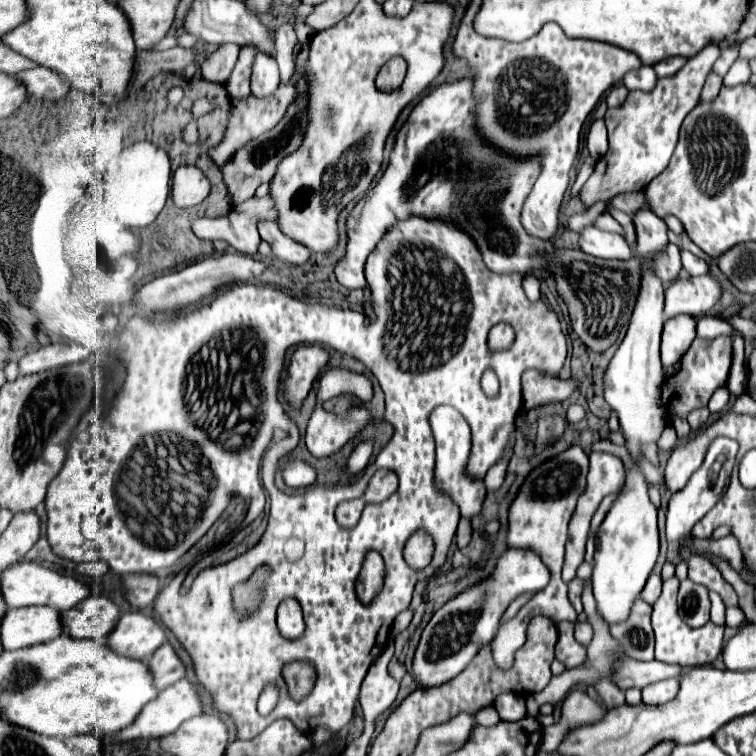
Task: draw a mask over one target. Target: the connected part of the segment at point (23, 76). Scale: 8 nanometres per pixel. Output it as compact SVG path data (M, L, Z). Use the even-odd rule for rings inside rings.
M35 66L27 72L13 74L13 78L17 78L17 82L21 82L25 86L29 96L35 96L41 100L59 100L69 90L67 82L59 74L55 74L43 66Z

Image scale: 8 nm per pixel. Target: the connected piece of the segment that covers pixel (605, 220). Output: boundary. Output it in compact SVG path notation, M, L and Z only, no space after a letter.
M601 214L595 222L593 222L595 228L601 228L601 230L609 230L609 232L621 232L621 226L611 218L611 214Z

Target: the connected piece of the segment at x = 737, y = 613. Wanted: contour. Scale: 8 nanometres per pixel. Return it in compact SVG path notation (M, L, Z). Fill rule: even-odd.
M727 606L727 626L729 628L737 628L741 626L741 622L745 620L745 614L739 606Z

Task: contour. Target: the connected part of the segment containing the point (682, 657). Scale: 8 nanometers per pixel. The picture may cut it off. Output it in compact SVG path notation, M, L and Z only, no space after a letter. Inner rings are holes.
M677 576L663 580L663 592L659 600L653 604L653 630L655 630L655 658L667 664L681 664L681 666L707 666L711 664L721 648L723 648L723 626L713 622L701 628L689 628L677 614L675 594L679 588Z

